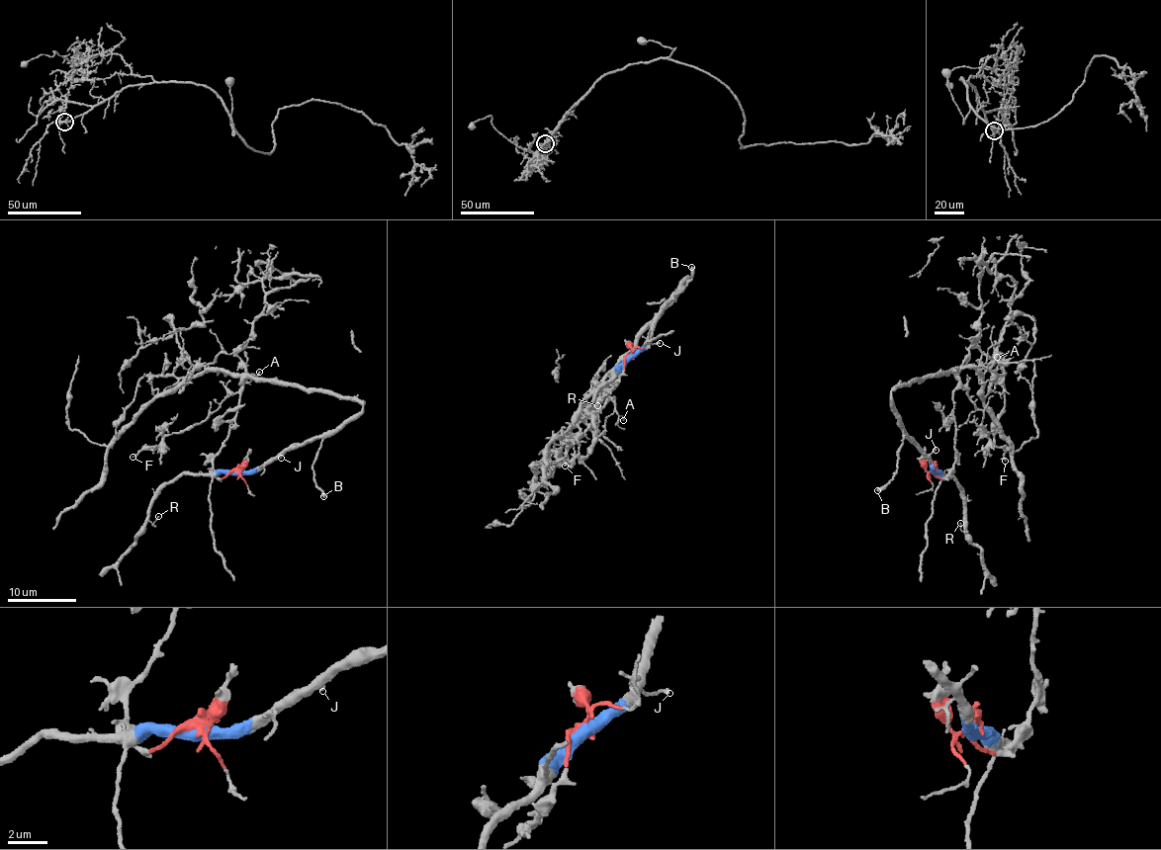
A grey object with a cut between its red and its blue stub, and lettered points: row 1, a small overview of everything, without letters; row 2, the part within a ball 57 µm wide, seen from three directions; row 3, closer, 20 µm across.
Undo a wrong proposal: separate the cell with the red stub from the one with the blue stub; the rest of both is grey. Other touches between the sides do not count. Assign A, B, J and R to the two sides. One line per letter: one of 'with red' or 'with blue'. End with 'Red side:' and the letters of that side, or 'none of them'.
A: with blue
B: with blue
J: with blue
R: with blue
Red side: none of them

